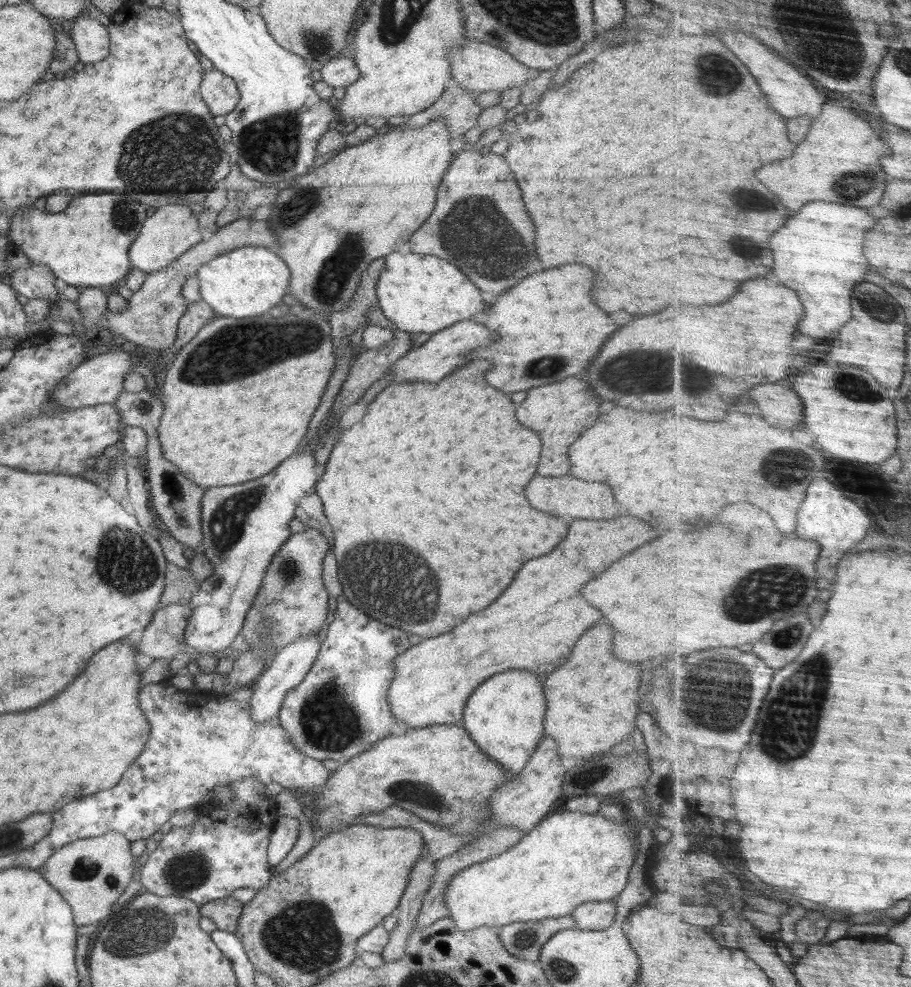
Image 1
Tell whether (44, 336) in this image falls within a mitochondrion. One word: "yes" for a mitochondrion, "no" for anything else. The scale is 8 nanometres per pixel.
no

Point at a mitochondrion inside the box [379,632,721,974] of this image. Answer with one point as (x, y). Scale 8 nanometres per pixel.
(407, 791)

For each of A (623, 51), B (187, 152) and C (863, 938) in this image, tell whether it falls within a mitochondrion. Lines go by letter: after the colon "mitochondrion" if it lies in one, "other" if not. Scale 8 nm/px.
A: other
B: mitochondrion
C: other

